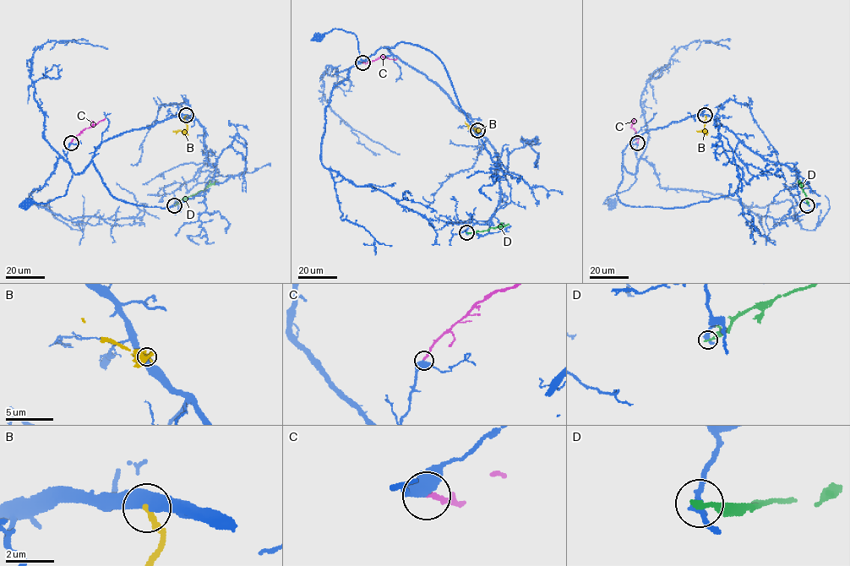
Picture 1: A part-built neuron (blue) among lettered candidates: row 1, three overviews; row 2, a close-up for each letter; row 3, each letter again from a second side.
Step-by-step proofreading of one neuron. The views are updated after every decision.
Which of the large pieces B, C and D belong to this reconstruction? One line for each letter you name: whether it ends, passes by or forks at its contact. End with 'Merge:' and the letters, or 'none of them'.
C: It ends there
Merge: C

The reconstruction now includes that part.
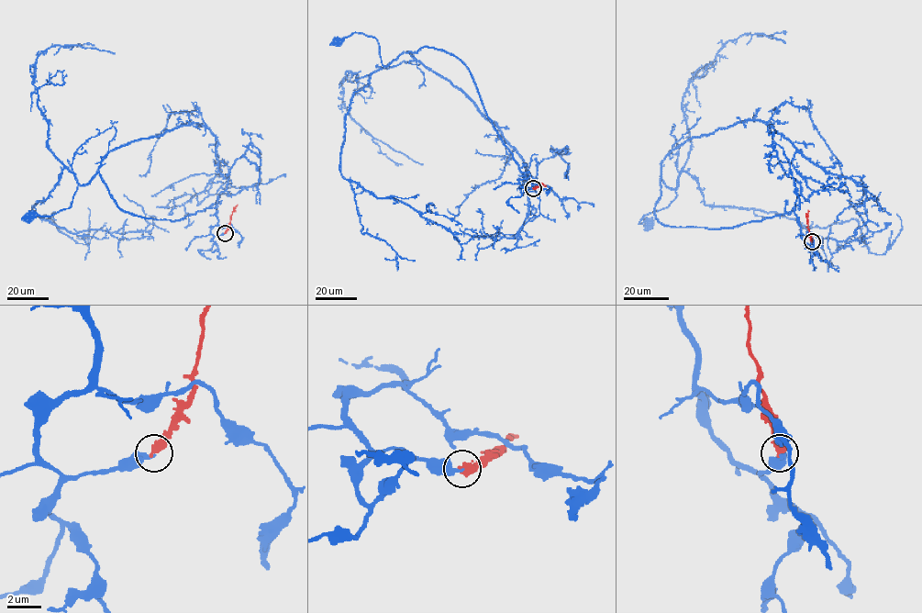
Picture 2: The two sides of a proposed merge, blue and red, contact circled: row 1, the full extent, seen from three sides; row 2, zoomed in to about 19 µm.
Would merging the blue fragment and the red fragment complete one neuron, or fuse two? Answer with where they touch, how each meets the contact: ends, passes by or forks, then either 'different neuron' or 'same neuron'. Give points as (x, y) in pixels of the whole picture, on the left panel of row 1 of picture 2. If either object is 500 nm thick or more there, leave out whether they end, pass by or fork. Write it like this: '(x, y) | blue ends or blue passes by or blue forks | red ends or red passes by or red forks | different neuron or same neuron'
(225, 233) | different neuron

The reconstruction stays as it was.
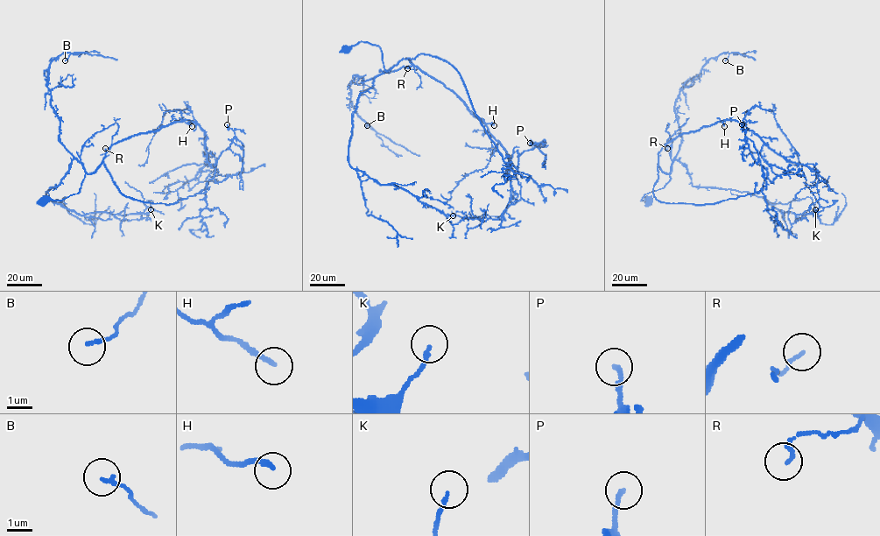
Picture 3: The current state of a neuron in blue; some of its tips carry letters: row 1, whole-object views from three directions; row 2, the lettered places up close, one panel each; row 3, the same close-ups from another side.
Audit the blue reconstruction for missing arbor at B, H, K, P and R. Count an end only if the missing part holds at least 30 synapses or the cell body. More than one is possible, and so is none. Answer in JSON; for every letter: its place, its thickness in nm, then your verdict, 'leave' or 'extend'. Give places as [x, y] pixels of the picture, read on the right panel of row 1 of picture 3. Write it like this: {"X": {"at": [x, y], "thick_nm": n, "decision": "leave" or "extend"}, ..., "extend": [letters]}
{"B": {"at": [725, 60], "thick_nm": 120, "decision": "leave"}, "H": {"at": [724, 126], "thick_nm": 190, "decision": "extend"}, "K": {"at": [815, 209], "thick_nm": 150, "decision": "leave"}, "P": {"at": [742, 124], "thick_nm": 180, "decision": "leave"}, "R": {"at": [667, 148], "thick_nm": 130, "decision": "leave"}, "extend": ["H"]}

